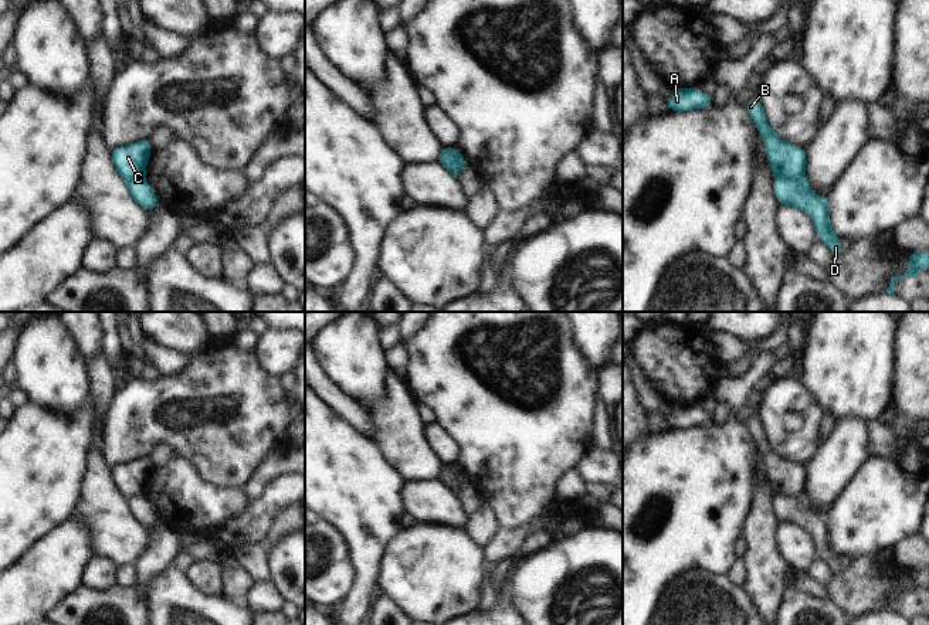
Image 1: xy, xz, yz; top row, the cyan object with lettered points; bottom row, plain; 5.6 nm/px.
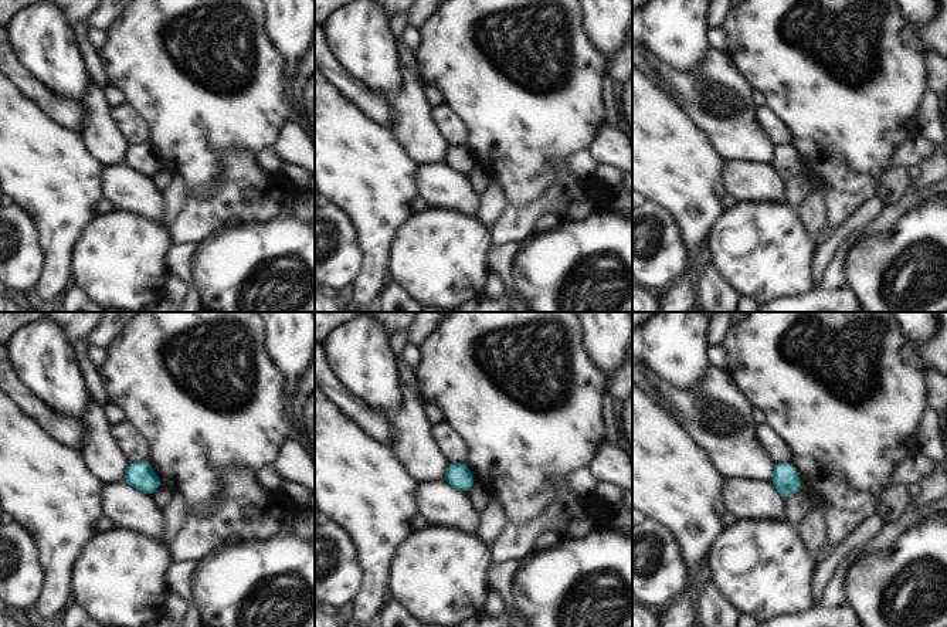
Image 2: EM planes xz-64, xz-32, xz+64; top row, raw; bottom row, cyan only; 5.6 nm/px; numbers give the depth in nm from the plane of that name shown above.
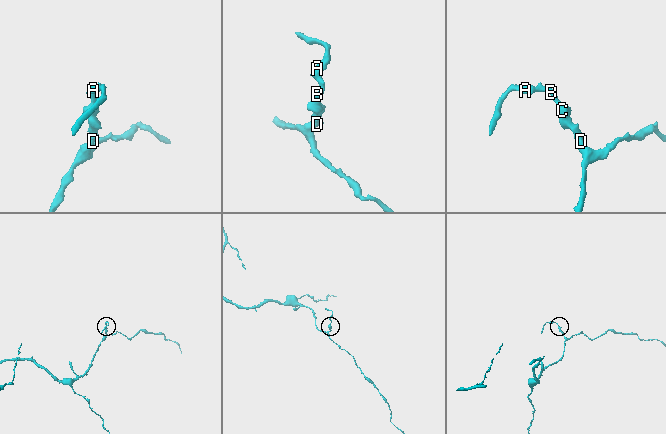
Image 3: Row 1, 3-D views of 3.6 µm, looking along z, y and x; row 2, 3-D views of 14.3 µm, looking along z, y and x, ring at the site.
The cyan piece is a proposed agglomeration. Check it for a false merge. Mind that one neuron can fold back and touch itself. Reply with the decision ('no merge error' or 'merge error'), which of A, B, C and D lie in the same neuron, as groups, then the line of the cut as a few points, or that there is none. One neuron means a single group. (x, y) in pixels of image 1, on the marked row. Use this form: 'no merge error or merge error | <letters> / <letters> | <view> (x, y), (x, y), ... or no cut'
merge error | A B C / D | xz (448, 148), (457, 158), (457, 167), (451, 173)

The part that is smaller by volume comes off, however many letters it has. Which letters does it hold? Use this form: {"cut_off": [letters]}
{"cut_off": ["A", "B", "C"]}

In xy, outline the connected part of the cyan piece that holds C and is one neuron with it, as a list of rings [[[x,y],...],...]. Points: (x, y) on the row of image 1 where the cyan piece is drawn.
[[[139,139],[128,146],[111,149],[112,164],[123,183],[145,177],[152,150],[148,139]]]

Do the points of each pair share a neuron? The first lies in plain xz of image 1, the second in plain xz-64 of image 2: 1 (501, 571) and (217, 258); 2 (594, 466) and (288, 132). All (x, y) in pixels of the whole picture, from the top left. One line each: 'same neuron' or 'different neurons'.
1: different neurons
2: same neuron

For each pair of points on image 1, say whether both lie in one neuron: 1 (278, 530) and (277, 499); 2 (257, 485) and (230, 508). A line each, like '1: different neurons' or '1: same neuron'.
1: different neurons
2: different neurons

